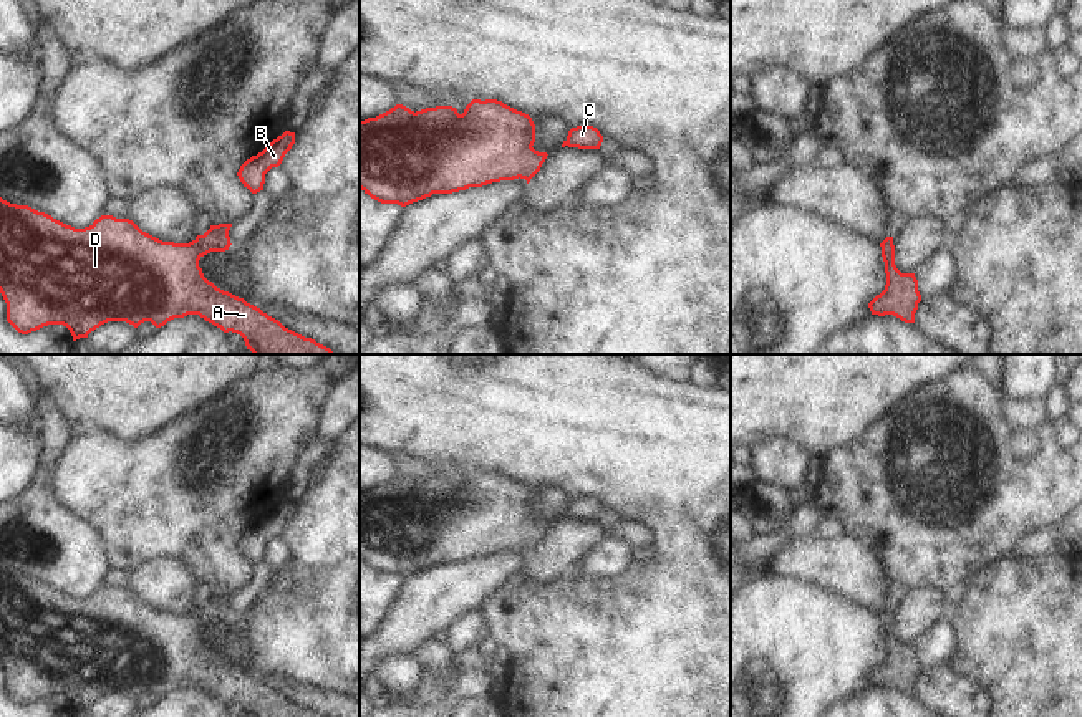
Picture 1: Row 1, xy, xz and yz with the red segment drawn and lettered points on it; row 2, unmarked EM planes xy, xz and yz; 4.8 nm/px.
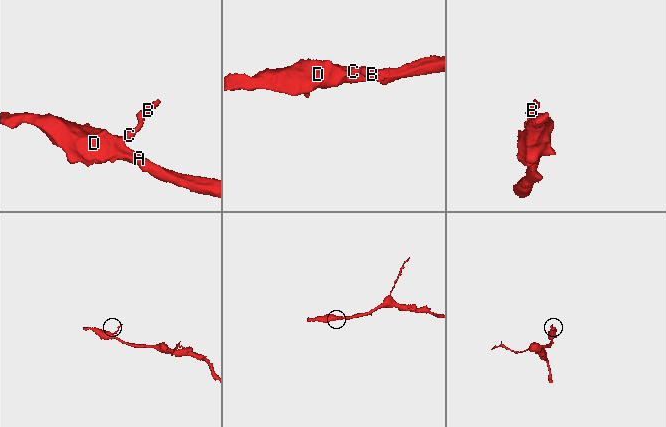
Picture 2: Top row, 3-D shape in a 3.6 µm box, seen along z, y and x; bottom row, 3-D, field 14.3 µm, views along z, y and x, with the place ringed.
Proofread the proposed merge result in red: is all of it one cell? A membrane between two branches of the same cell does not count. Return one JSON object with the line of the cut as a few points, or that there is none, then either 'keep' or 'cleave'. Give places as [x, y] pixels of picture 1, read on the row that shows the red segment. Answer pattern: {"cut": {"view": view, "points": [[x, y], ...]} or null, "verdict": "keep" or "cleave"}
{"cut": null, "verdict": "keep"}

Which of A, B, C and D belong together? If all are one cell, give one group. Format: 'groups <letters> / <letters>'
groups A B C D

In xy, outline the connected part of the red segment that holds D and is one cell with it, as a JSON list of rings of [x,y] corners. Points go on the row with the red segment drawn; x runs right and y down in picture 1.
[[[0,197],[0,293],[7,321],[22,334],[63,325],[76,341],[108,321],[126,321],[134,328],[151,321],[161,328],[174,318],[199,315],[224,333],[240,334],[254,354],[336,354],[204,277],[199,260],[210,252],[229,250],[230,227],[210,225],[192,242],[174,243],[142,232],[129,219],[101,215],[89,227],[75,229]]]

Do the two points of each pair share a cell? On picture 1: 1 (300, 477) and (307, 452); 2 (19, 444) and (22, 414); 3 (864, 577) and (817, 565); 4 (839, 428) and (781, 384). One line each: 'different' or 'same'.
1: same
2: different
3: same
4: same

